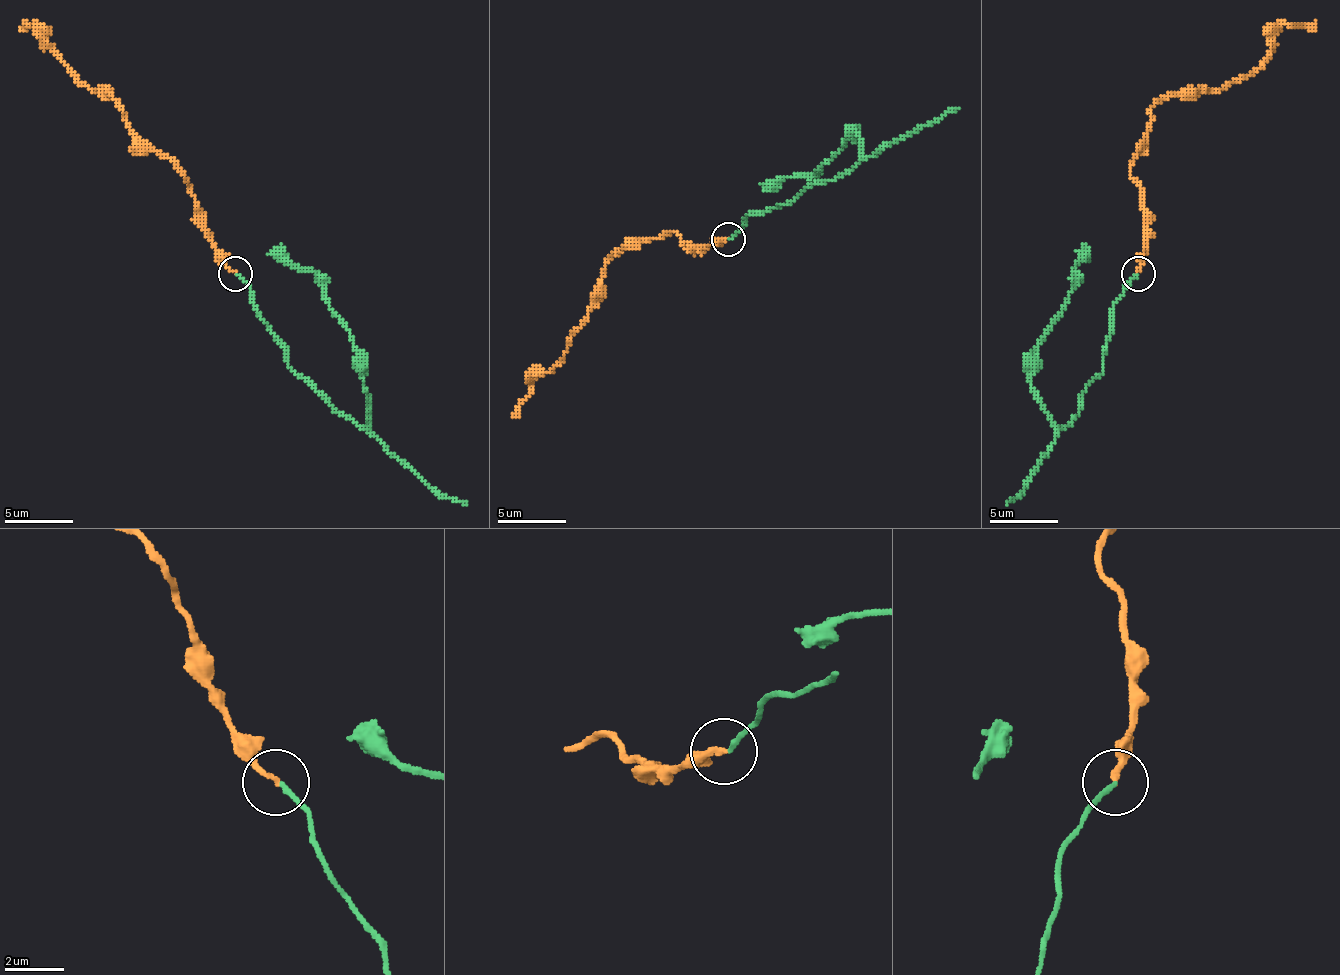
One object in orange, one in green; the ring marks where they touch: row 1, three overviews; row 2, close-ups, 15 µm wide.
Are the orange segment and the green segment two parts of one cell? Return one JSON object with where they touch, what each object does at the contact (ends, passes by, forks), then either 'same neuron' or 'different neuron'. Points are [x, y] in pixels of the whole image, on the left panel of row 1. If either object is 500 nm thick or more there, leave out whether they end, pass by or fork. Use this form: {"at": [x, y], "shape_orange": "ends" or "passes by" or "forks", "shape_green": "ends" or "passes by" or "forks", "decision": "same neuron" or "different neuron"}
{"at": [235, 274], "shape_orange": "ends", "shape_green": "ends", "decision": "different neuron"}

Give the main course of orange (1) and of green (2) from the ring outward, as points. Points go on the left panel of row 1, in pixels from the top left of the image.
1: (236, 275), (209, 237), (181, 172), (147, 144), (109, 96), (75, 75), (37, 24), (20, 31)
2: (236, 275), (295, 371), (367, 426), (363, 353), (329, 305), (322, 281), (270, 250)

